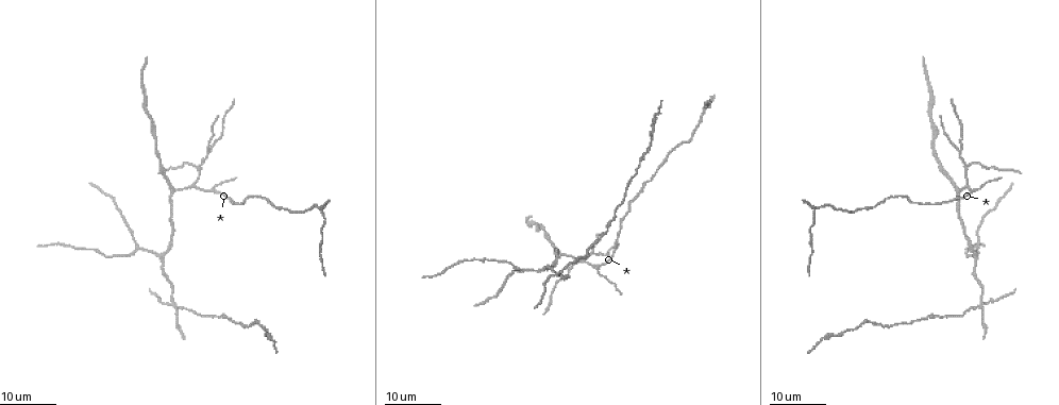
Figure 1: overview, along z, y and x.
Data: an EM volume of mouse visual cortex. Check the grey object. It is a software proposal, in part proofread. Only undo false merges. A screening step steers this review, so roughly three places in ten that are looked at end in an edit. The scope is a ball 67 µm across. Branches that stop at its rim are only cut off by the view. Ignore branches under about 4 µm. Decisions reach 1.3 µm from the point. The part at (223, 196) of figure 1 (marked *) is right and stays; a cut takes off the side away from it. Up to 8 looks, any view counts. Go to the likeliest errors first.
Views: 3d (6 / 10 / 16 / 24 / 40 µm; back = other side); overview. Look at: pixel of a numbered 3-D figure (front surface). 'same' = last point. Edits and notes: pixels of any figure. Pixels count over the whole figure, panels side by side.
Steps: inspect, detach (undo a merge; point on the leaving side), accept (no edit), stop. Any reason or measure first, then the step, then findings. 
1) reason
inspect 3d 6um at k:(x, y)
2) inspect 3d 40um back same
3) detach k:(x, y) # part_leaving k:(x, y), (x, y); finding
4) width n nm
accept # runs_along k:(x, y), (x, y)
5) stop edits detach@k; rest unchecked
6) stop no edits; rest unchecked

arms part here
inspect 3d 16um at 1:(579, 260)

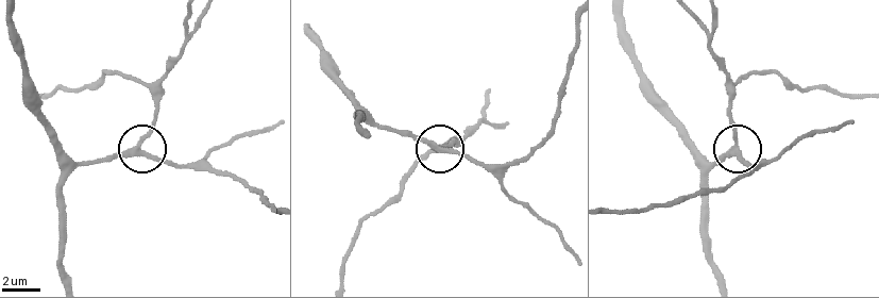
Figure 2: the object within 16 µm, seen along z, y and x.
inspect 3d 6um at 2:(139, 143)

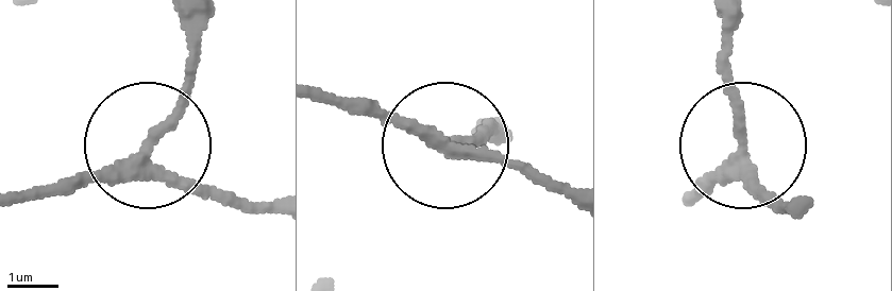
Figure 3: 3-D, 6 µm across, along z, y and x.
accept # runs_along 3:(784, 215), (758, 189), (734, 87), (734, 16); all the same neuron

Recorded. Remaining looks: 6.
three arms meet
inspect 3d 16um at 1:(594, 253)

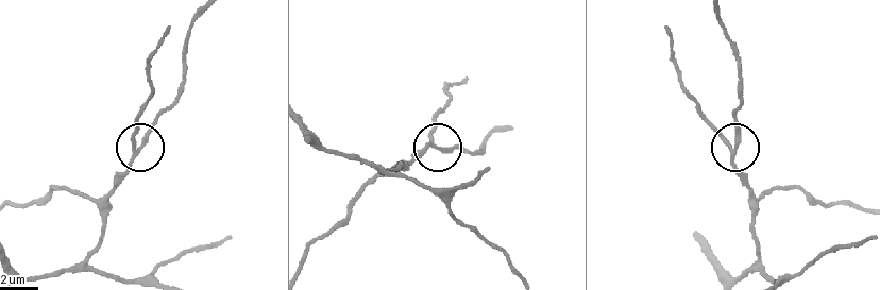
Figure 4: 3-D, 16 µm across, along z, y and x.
inspect 3d 10um at 4:(731, 146)

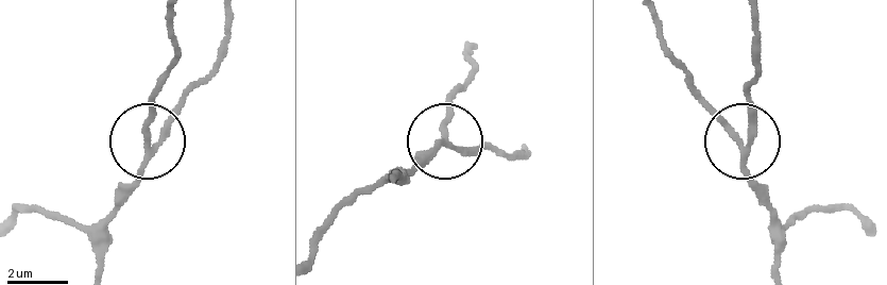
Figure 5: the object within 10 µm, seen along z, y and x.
arms 3
detach 5:(153, 110) # part_leaving 5:(143, 139), (156, 81), (174, 50), (174, 12); two neurons meet here

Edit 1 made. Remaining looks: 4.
arms part here
inspect 3d 16um at 1:(975, 256)

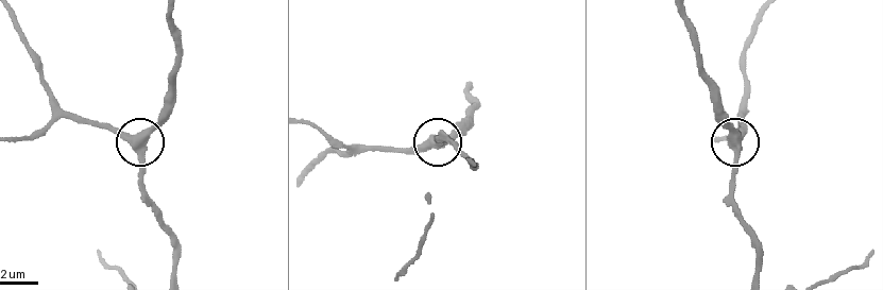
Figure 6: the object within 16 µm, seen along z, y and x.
inspect 3d 10um at 6:(431, 142)

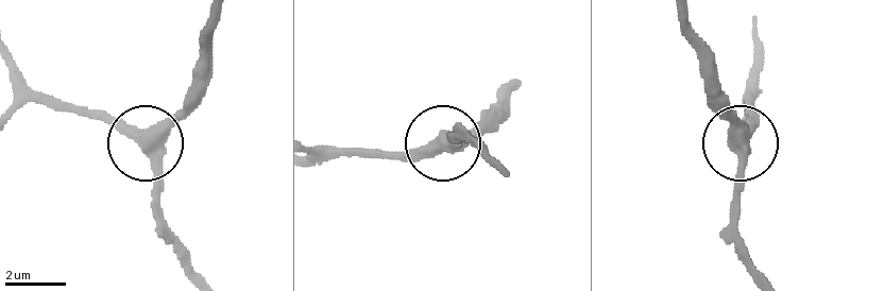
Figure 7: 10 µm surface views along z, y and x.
side_arm 26 um
accept # all the same neuron

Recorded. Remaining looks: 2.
branch point
inspect 3d 16um at 1:(176, 307)

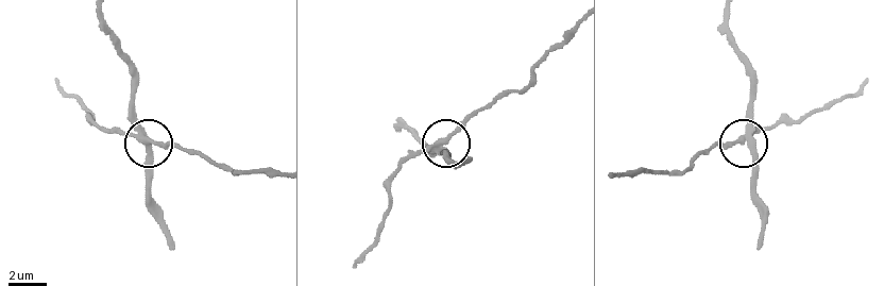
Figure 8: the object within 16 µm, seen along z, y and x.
closer look
inspect 3d 6um at 8:(444, 145)

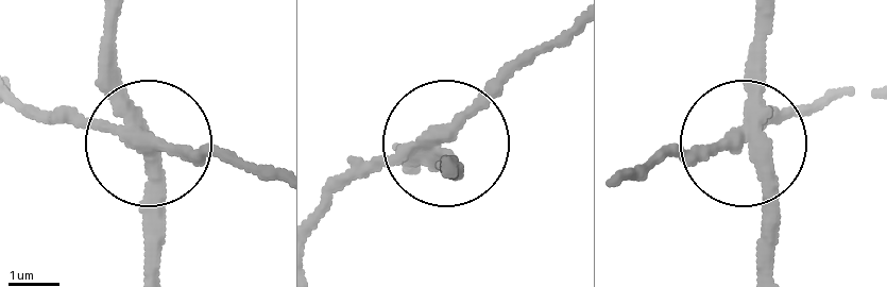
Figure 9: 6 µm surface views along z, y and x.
width 330 nm
detach 9:(63, 115) # part_leaving 9:(140, 131), (275, 168); a second neuron is stuck on

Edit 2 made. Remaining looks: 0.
stop edits detach@5, detach@9; rest unchecked

